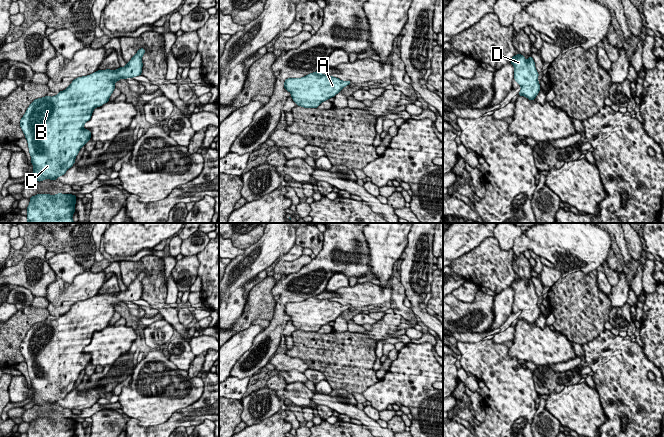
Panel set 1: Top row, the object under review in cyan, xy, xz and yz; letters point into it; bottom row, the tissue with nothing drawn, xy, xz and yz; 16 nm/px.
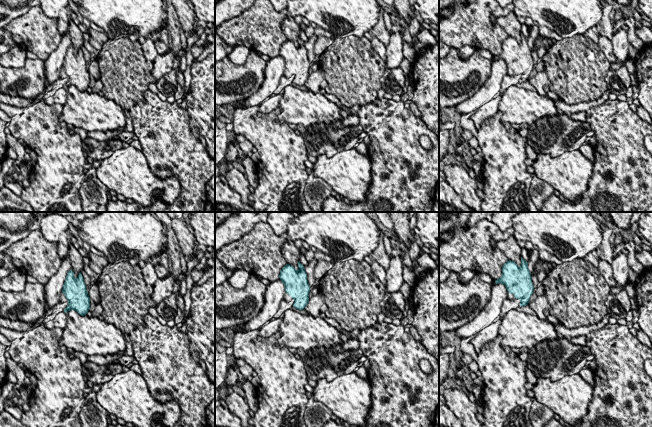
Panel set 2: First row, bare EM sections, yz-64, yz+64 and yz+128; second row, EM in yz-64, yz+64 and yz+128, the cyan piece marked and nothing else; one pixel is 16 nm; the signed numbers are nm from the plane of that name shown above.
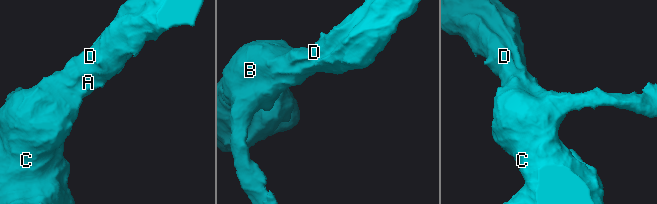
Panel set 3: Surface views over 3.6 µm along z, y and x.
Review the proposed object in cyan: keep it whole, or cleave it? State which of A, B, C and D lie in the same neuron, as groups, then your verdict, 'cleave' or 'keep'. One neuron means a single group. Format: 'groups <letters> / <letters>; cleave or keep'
groups A B C D; keep

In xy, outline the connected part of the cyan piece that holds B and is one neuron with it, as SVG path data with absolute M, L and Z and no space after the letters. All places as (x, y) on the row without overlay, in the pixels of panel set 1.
M140 272L125 291L120 290L117 294L98 294L88 300L78 301L56 320L35 323L29 329L20 344L20 351L27 364L33 388L31 402L39 406L45 403L57 404L73 390L81 371L91 363L91 356L83 352L84 348L91 343L96 331L109 325L116 311L114 308L116 305L142 298L144 277L145 273Z

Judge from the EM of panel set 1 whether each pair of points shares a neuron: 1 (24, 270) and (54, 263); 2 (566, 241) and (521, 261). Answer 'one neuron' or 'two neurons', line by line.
1: two neurons
2: two neurons

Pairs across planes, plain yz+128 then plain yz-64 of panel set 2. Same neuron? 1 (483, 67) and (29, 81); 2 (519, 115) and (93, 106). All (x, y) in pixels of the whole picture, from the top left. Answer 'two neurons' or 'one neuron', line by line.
1: one neuron
2: one neuron

